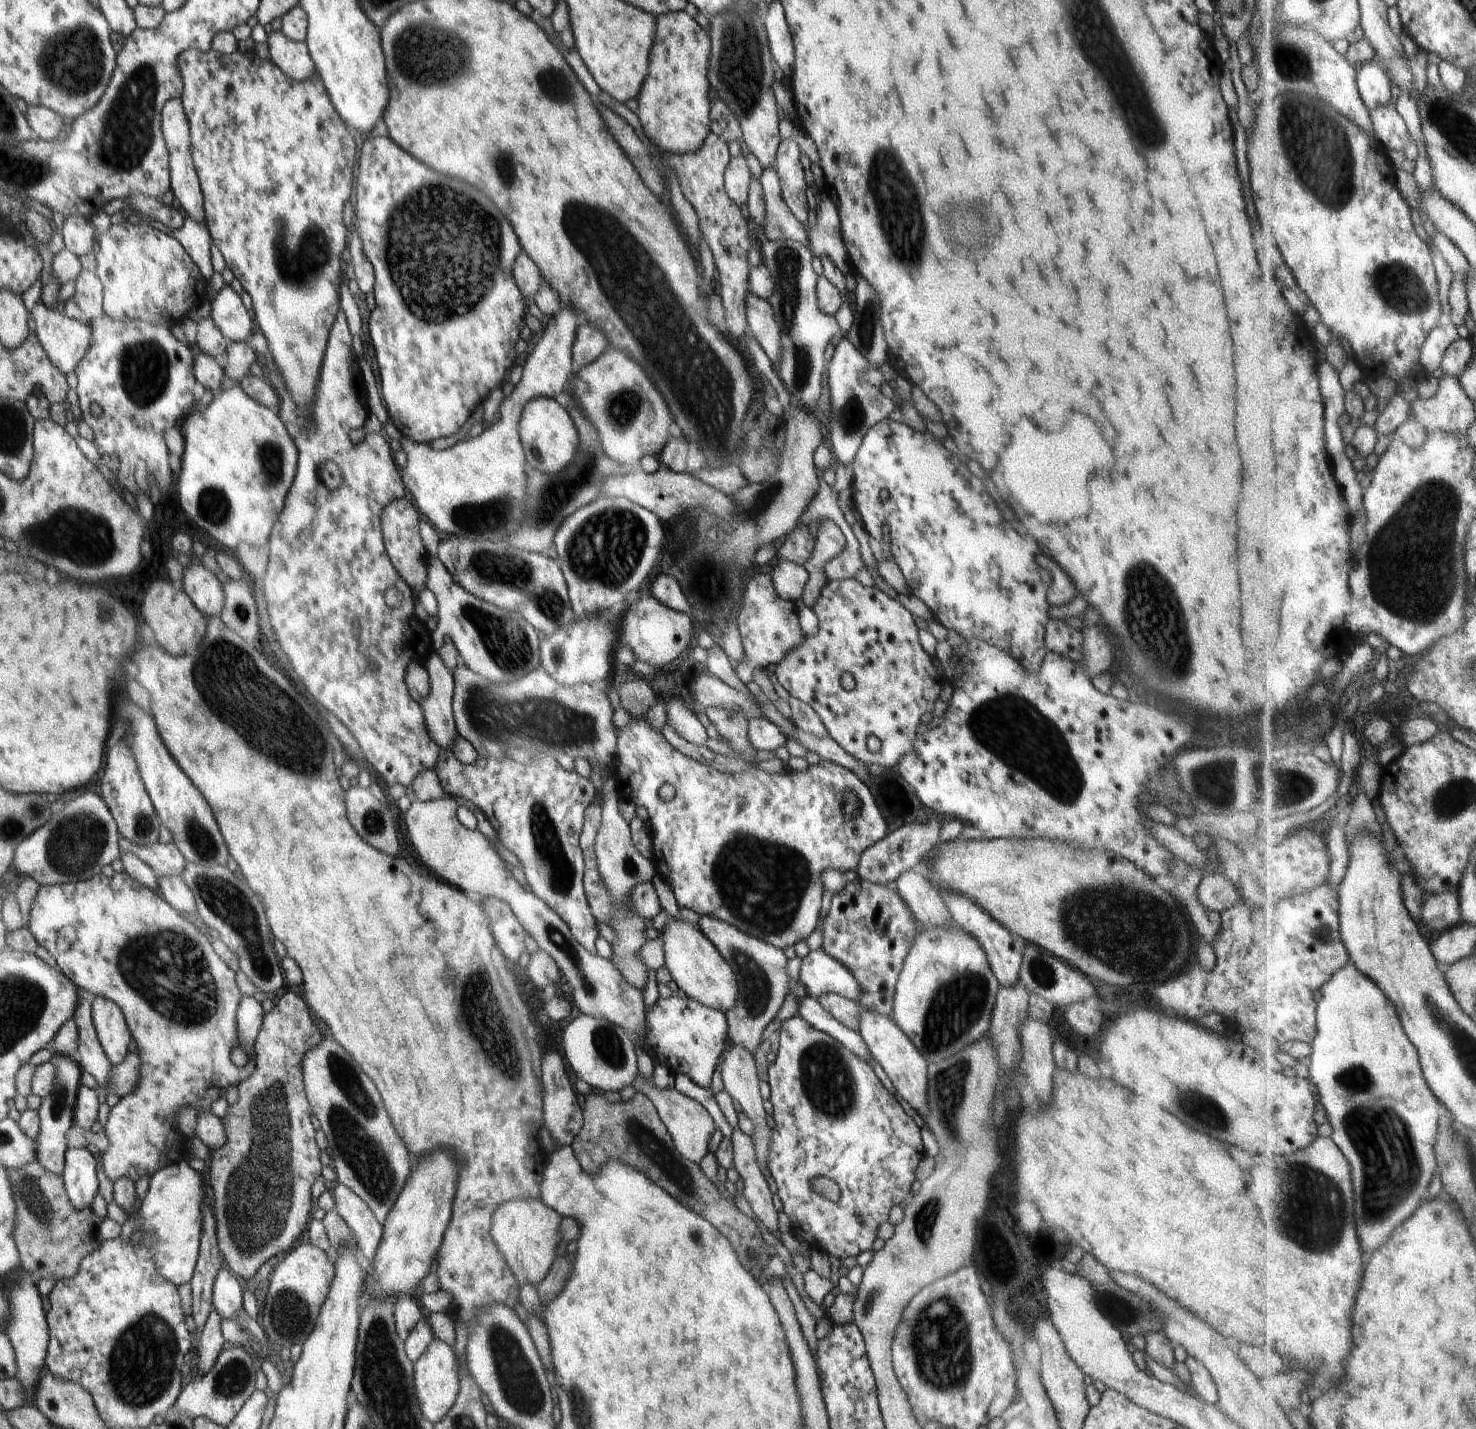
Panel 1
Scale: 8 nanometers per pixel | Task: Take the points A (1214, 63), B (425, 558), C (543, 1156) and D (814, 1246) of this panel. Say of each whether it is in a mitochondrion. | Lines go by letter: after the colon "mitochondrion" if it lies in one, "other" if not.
A: other
B: other
C: other
D: other

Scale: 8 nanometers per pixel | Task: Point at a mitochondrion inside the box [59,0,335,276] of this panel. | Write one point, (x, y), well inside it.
(125, 137)

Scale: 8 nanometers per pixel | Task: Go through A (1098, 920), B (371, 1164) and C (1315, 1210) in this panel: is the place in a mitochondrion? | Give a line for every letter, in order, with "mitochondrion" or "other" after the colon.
A: mitochondrion
B: mitochondrion
C: mitochondrion

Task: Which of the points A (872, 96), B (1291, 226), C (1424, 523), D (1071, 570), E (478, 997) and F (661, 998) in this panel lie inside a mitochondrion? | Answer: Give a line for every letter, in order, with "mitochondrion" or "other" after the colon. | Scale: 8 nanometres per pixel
A: other
B: other
C: mitochondrion
D: other
E: mitochondrion
F: other

